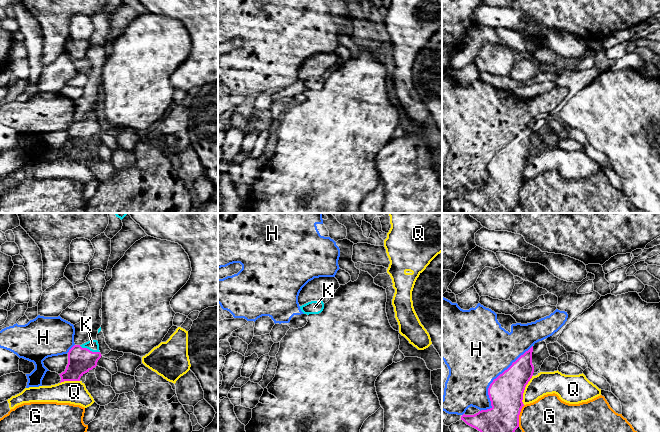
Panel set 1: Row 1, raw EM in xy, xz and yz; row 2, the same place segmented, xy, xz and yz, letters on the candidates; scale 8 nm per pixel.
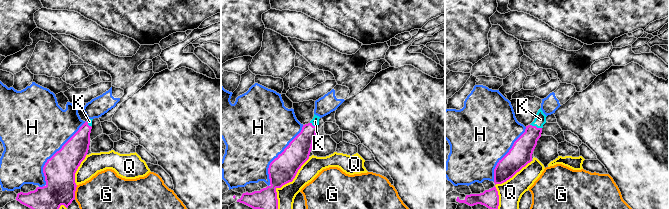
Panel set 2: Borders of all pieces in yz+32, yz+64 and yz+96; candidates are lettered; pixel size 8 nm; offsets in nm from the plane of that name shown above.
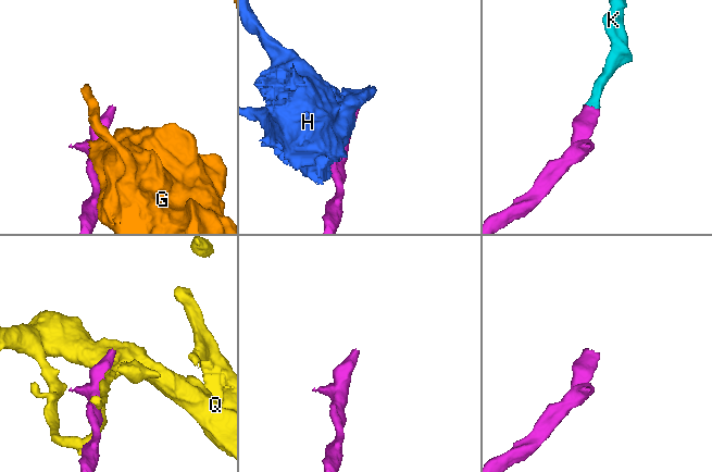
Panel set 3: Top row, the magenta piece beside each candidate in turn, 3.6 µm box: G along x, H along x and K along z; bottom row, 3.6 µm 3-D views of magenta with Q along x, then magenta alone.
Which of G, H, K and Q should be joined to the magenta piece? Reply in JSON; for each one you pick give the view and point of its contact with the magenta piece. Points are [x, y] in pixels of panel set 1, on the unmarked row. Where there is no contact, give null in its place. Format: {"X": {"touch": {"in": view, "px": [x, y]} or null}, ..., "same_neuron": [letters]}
{"K": {"touch": {"in": "xy", "px": [88, 125]}}, "same_neuron": ["K"]}

